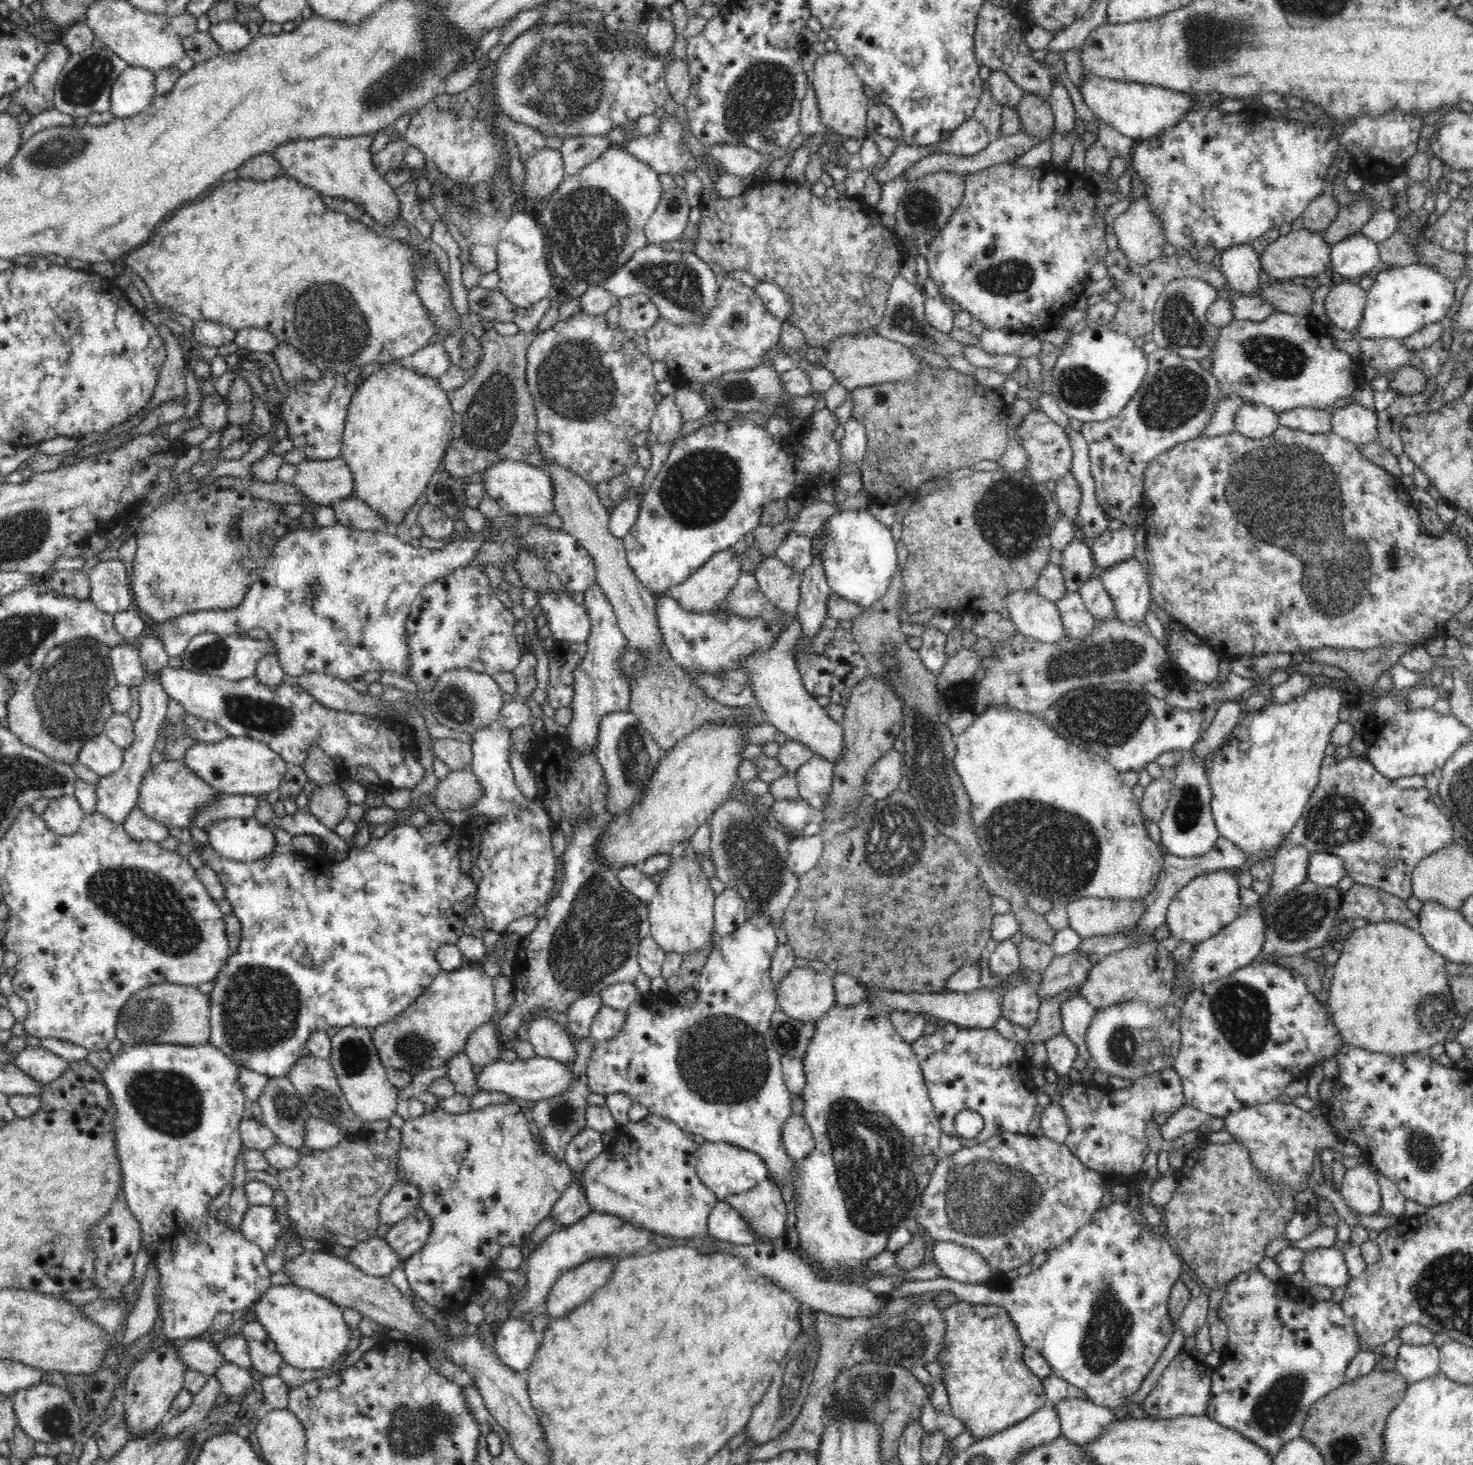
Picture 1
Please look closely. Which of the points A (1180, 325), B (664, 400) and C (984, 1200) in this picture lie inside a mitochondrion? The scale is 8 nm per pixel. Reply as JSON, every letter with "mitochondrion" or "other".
{"A":"mitochondrion","B":"other","C":"mitochondrion"}

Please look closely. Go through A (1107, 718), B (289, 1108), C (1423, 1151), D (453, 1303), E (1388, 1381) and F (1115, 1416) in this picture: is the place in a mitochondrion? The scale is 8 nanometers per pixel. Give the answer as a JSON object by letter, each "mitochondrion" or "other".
{"A":"mitochondrion","B":"mitochondrion","C":"mitochondrion","D":"other","E":"other","F":"other"}

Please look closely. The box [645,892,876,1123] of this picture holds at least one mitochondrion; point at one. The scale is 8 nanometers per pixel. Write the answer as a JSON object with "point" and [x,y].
{"point":[724,1060]}

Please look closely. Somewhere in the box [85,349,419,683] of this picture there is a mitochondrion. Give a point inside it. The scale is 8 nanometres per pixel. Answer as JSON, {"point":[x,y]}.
{"point":[213,655]}

